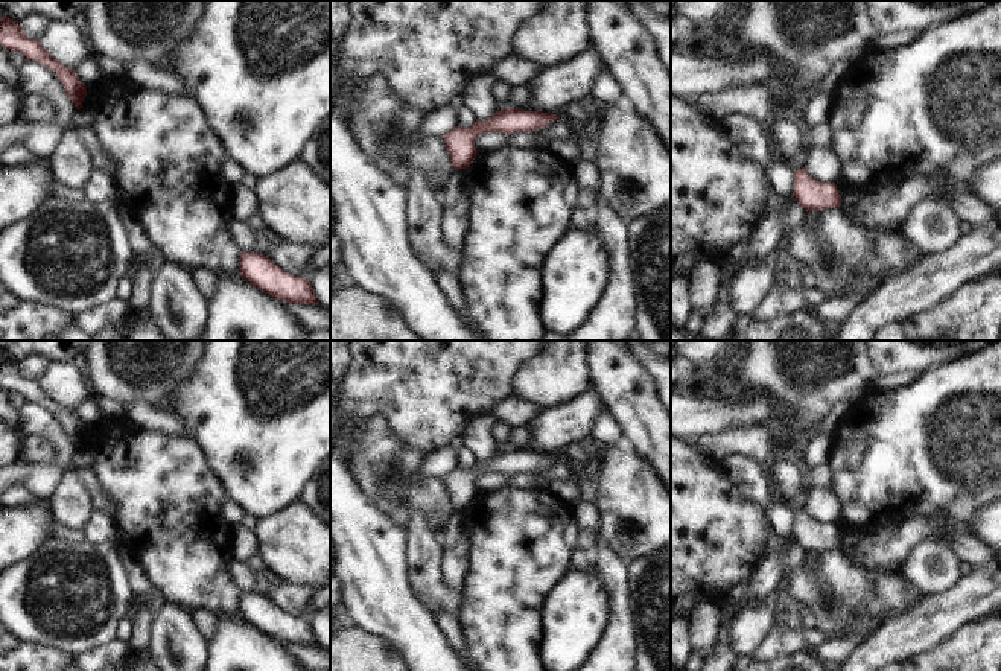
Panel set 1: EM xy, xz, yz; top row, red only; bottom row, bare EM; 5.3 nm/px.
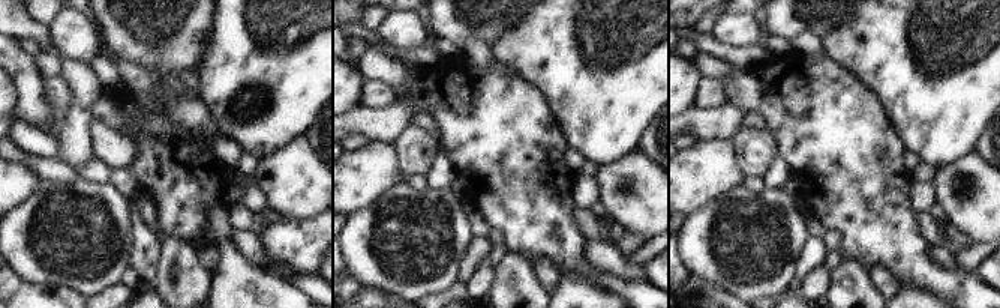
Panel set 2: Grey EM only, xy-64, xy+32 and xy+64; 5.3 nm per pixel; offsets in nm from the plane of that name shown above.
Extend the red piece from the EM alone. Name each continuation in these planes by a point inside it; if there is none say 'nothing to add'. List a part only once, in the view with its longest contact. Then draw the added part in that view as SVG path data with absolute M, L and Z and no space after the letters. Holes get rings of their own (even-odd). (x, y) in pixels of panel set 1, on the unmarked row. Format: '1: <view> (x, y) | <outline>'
nothing to add

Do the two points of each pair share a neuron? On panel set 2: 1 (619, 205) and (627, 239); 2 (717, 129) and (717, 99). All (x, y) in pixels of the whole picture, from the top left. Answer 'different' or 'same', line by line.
1: different
2: different

